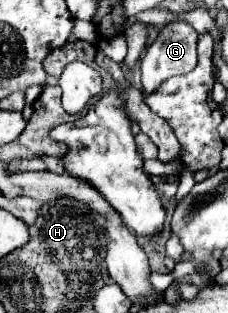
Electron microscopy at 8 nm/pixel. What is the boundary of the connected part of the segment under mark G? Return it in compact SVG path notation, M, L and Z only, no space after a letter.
M171 22L167 24L155 42L147 48L147 54L141 60L141 80L143 80L143 96L151 94L163 80L177 76L177 74L187 74L191 68L197 64L197 32L193 30L191 24L187 22Z

